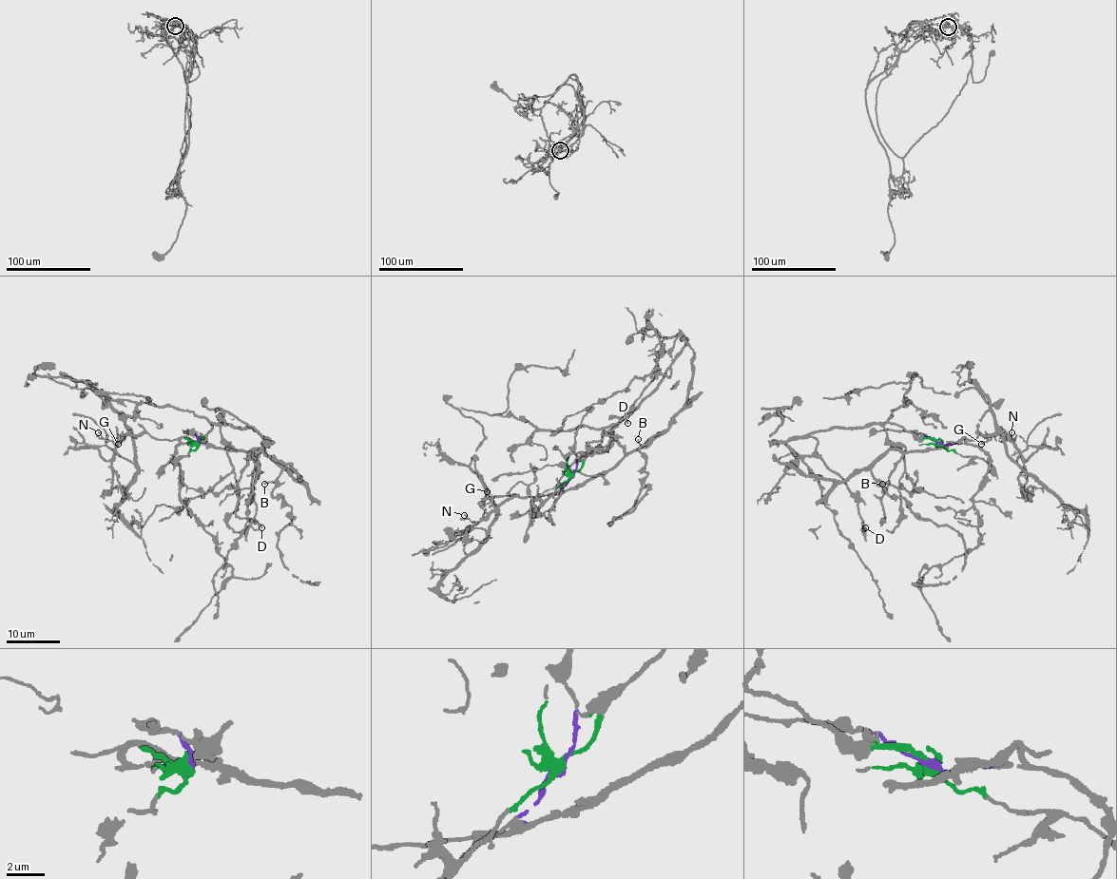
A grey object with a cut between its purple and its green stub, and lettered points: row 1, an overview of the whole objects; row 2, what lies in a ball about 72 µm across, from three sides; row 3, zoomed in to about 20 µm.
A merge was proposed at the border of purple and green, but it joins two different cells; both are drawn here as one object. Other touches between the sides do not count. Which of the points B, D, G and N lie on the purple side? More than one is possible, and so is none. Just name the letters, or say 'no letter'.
B, G, N

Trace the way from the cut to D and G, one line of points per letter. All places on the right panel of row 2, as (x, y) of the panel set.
D: (939, 444), (889, 422), (809, 435), (817, 446), (817, 456), (842, 479), (865, 528)
G: (939, 444), (951, 445), (963, 438), (971, 441), (980, 433), (994, 433), (990, 434), (981, 444)

